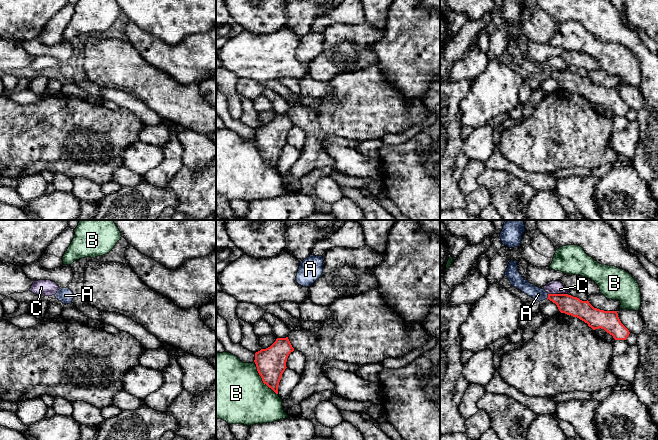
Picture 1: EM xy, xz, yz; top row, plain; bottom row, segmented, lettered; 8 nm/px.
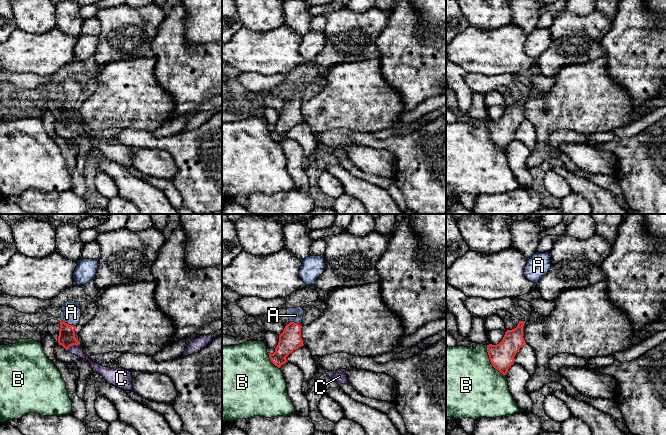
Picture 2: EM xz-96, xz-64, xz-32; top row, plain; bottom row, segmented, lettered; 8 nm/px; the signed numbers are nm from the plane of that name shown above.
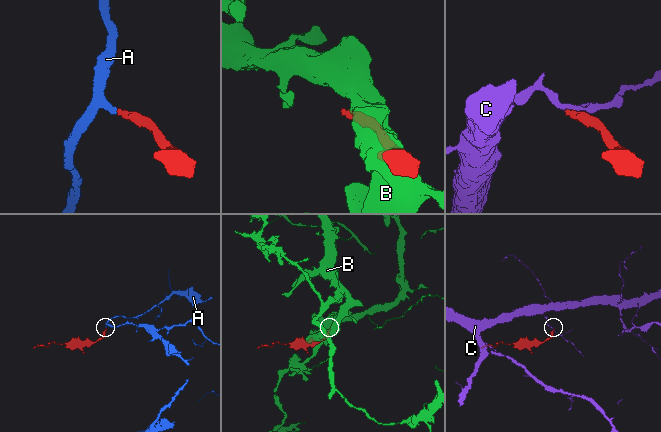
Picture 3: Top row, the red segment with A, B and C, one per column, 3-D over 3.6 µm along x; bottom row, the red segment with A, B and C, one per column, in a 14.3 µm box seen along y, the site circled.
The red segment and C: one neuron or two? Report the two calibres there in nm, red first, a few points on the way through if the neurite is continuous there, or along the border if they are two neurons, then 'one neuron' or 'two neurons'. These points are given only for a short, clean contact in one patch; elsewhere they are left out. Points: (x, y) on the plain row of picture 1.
calibres 150 and 110 nm; border yz (548, 69), (566, 70); two neurons

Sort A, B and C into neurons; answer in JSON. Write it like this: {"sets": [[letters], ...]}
{"sets": [["A"], ["B"], ["C"]]}

